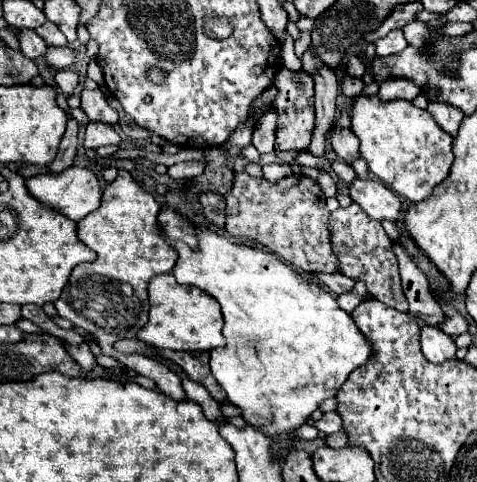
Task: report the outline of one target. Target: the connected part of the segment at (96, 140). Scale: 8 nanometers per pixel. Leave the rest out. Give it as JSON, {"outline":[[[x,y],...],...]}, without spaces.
{"outline":[[[89,123],[85,129],[85,147],[101,147],[101,145],[119,145],[121,137],[107,123]]]}

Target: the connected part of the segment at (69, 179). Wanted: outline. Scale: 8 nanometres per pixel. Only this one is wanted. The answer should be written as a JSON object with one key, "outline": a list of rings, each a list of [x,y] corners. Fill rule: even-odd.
{"outline":[[[69,167],[67,171],[57,173],[57,175],[51,173],[51,175],[35,175],[35,177],[29,177],[27,179],[27,189],[41,203],[59,209],[63,215],[67,215],[69,219],[73,219],[77,223],[79,223],[79,219],[87,217],[89,213],[93,213],[99,207],[101,195],[103,195],[103,189],[99,185],[97,175],[93,171],[89,171],[89,169],[83,169],[83,167]]]}

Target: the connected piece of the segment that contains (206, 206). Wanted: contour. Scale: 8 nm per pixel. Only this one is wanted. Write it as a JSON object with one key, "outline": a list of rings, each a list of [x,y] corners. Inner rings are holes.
{"outline":[[[203,193],[199,195],[199,203],[203,207],[205,219],[215,225],[217,229],[223,229],[225,225],[225,199],[217,193]]]}

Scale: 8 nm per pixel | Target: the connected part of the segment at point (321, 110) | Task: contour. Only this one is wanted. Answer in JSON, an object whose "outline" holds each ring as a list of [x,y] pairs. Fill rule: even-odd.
{"outline":[[[309,47],[303,55],[303,69],[307,73],[313,73],[313,81],[315,81],[315,97],[313,97],[313,105],[315,105],[315,129],[313,129],[313,139],[309,143],[309,153],[319,157],[319,159],[327,159],[325,157],[325,139],[329,129],[335,123],[335,99],[337,99],[337,91],[339,91],[339,81],[335,77],[335,73],[325,67],[321,63],[321,59],[317,59],[313,55],[313,49]]]}

